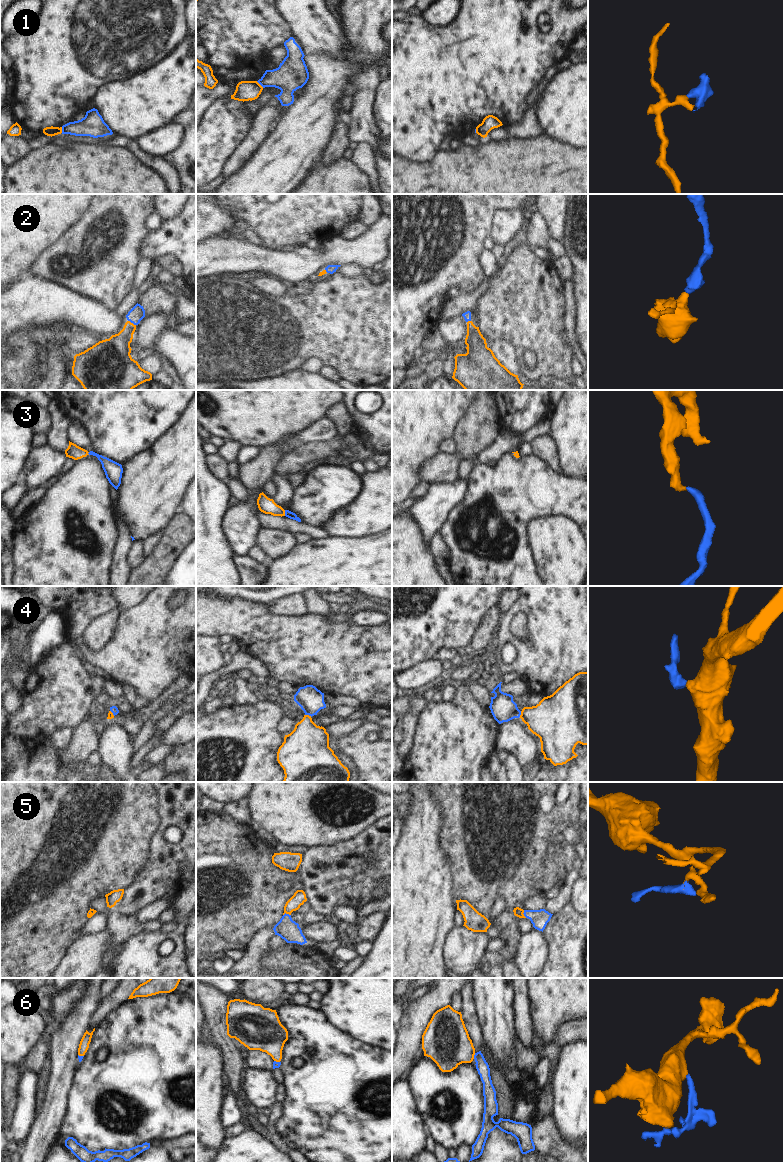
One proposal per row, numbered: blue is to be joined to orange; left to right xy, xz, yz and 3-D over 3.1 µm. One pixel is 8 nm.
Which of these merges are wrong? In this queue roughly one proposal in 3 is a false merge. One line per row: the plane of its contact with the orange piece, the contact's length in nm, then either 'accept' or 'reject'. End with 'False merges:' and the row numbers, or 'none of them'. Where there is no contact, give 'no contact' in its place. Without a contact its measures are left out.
1: contact in xz; length 80 nm; reject
2: contact in xy; length 80 nm; accept
3: contact in xz; length 50 nm; accept
4: contact in xz; length 60 nm; accept
5: contact in xz; length 60 nm; accept
6: contact in yz; length 50 nm; accept
False merges: 1

